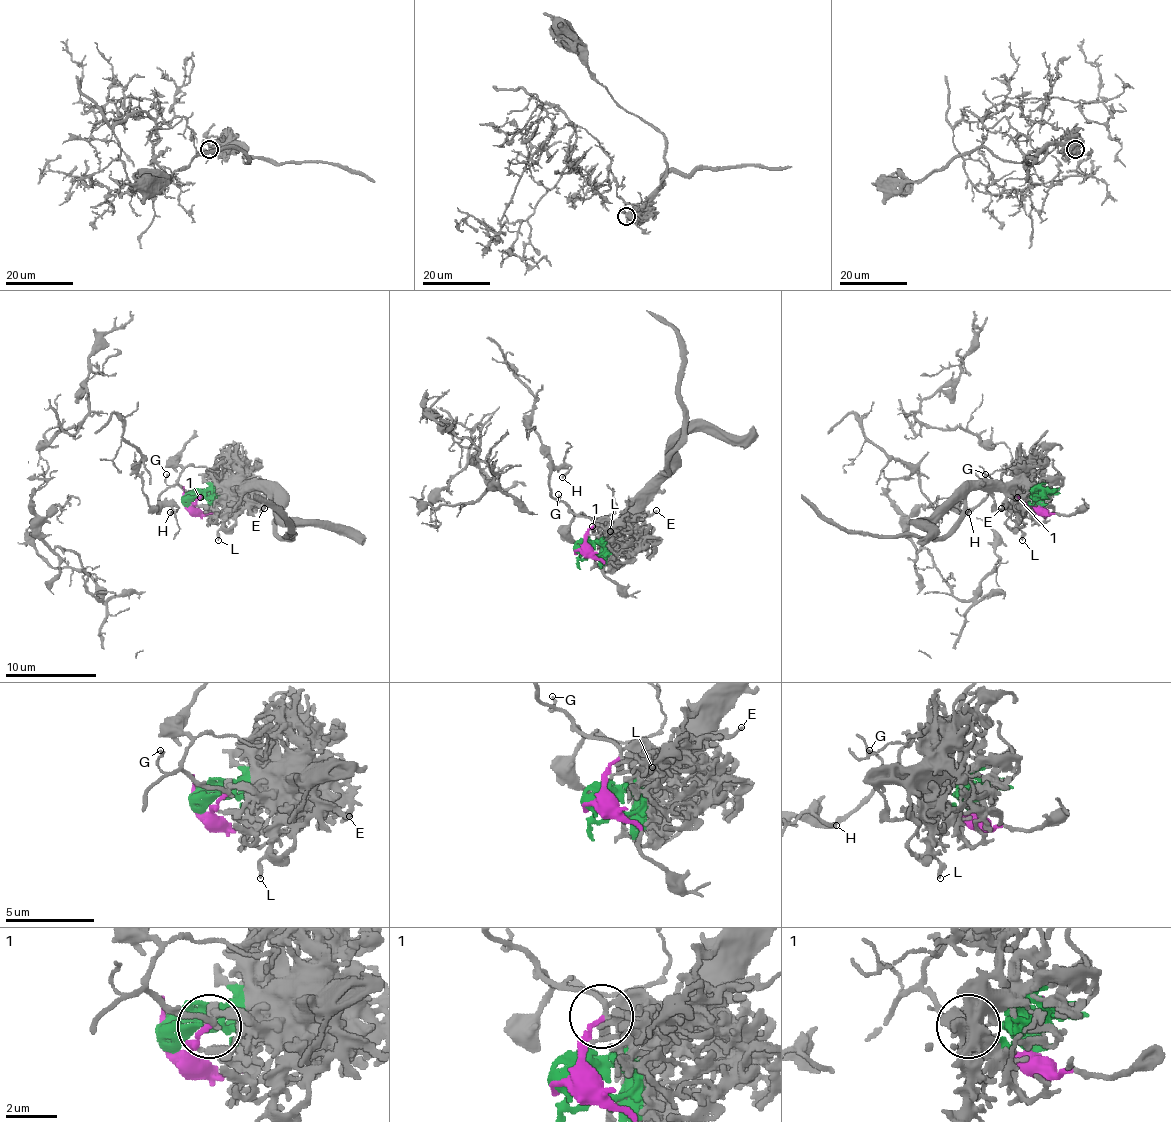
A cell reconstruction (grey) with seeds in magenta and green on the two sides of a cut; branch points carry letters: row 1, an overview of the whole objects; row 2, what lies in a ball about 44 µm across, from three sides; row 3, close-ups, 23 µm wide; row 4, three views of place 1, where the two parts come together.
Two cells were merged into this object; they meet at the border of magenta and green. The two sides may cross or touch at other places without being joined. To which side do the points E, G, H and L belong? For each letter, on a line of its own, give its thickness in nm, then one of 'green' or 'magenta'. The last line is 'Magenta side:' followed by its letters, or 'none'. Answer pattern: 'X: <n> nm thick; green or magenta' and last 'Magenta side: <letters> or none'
E: 180 nm thick; green
G: 110 nm thick; magenta
H: 170 nm thick; magenta
L: 220 nm thick; green
Magenta side: G, H

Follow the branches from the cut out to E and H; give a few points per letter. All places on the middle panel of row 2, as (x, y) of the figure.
E: (576, 551), (592, 549), (610, 531), (620, 531), (633, 517), (652, 514), (656, 510)
H: (576, 551), (592, 521), (576, 517), (551, 494), (549, 473), (556, 466), (569, 469), (562, 478)

